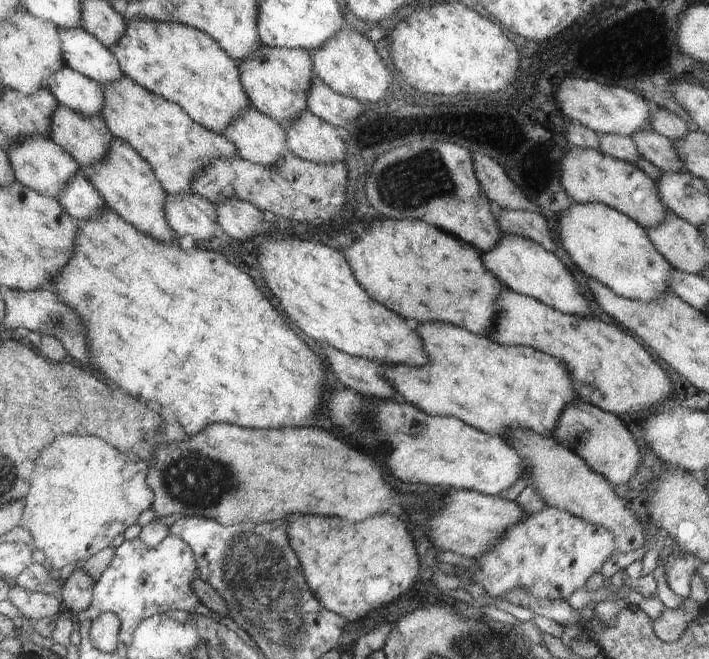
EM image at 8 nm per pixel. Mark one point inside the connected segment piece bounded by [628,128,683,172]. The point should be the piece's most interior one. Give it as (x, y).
(656, 149)

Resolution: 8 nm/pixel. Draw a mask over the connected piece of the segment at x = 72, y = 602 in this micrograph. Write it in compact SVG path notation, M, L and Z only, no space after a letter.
M83 568L76 569L65 580L62 596L66 613L76 614L90 607L94 595L96 580Z

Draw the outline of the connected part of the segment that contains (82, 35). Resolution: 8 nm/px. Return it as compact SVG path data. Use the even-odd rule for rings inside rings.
M59 27L62 51L66 64L73 70L100 84L116 83L125 74L116 56L92 33L83 27Z

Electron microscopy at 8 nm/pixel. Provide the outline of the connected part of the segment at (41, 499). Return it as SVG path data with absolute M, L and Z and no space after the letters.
M57 436L51 446L45 446L37 460L39 474L35 476L33 492L27 496L27 508L20 526L31 532L36 548L50 560L54 572L63 570L67 564L87 561L111 547L119 534L136 525L139 516L152 508L154 492L147 482L149 471L150 466L144 460L125 456L99 436Z

